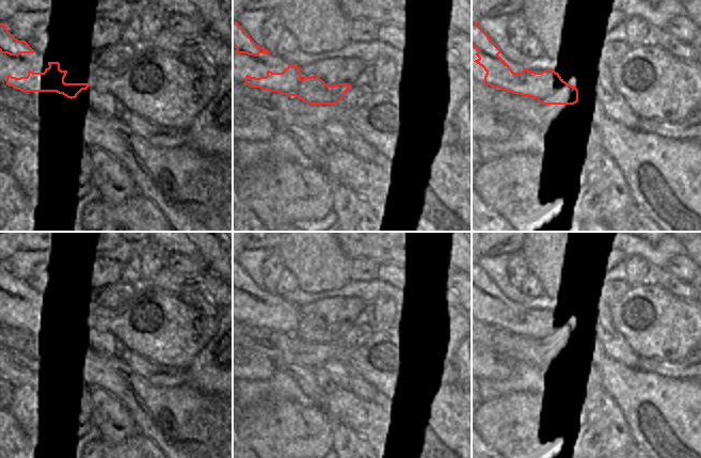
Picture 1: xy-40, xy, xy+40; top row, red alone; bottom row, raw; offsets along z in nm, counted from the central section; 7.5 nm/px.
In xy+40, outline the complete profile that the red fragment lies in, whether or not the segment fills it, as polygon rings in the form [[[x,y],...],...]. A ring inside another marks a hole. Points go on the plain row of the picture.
[[[472,260],[472,284],[478,289],[475,294],[479,297],[474,301],[487,311],[485,325],[537,337],[543,344],[574,344],[578,341],[578,329],[552,307],[541,312],[523,307],[522,312],[513,312],[498,295],[501,293],[499,286],[476,260]]]

